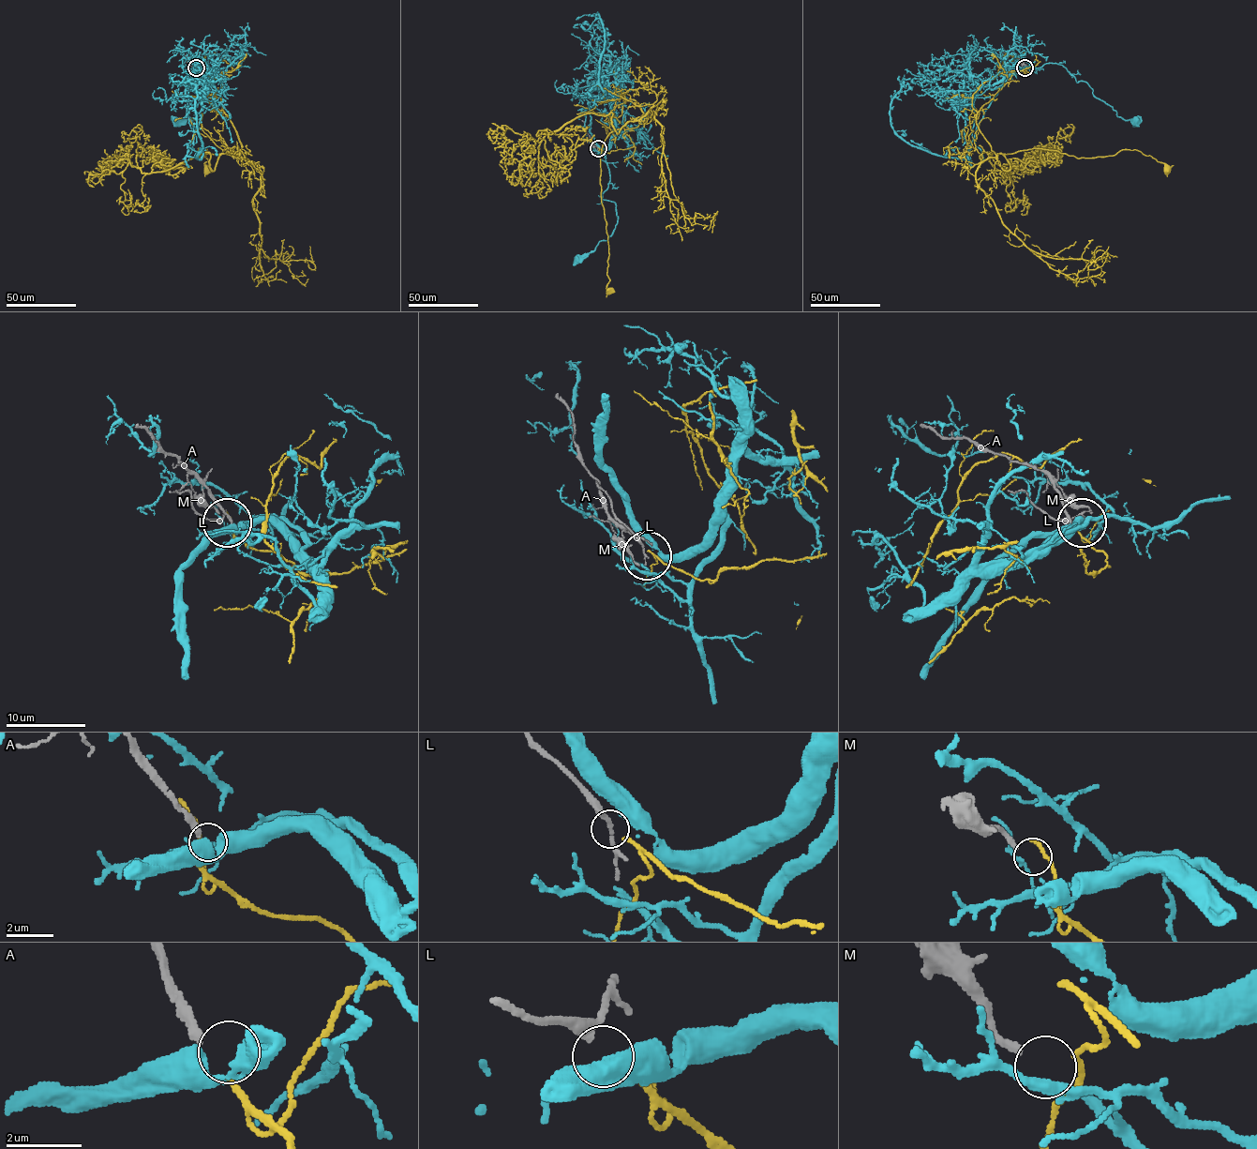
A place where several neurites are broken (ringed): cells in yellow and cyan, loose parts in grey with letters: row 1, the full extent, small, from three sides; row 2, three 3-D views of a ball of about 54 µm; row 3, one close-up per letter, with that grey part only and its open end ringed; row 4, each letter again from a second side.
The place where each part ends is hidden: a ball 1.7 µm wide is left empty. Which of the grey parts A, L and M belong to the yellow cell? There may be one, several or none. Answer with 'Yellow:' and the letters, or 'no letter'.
Yellow: L

